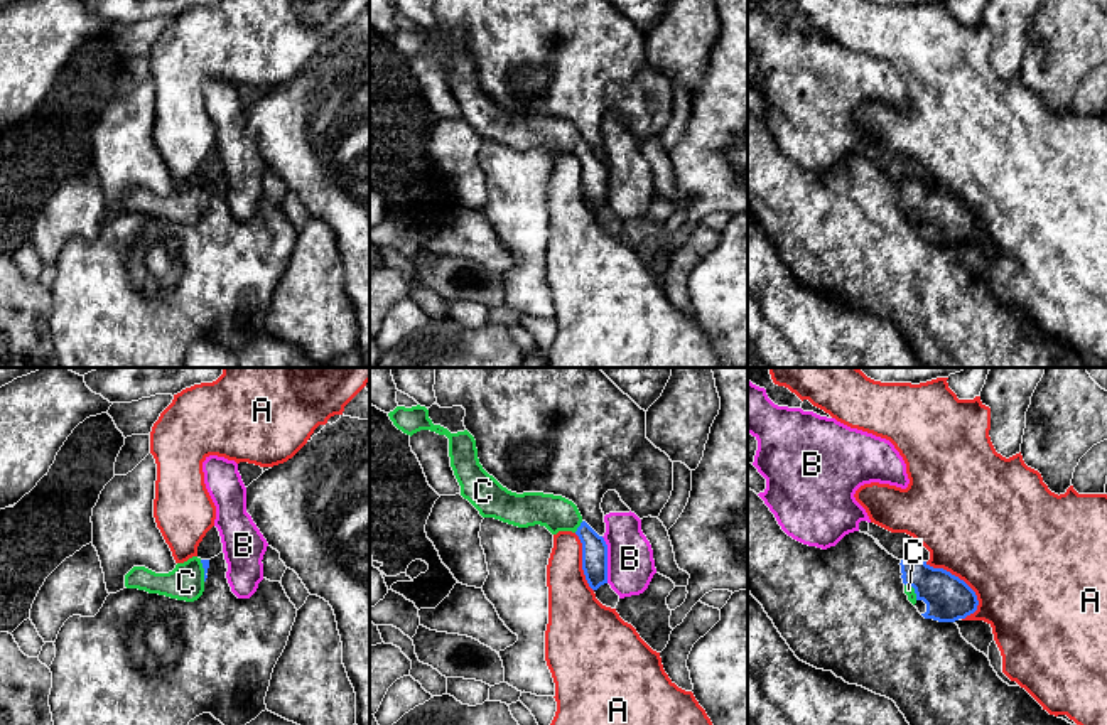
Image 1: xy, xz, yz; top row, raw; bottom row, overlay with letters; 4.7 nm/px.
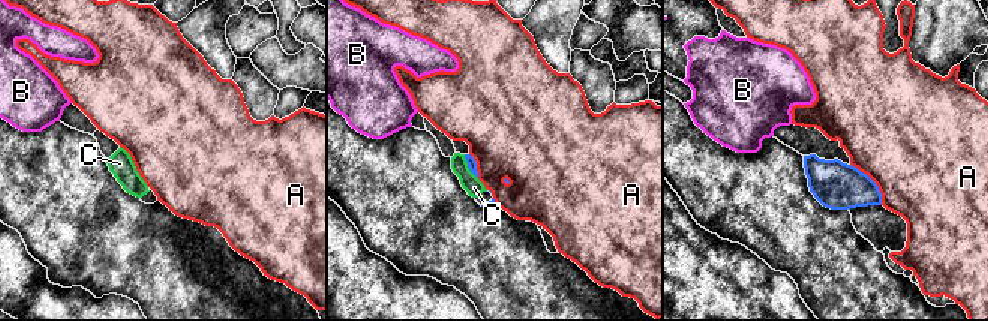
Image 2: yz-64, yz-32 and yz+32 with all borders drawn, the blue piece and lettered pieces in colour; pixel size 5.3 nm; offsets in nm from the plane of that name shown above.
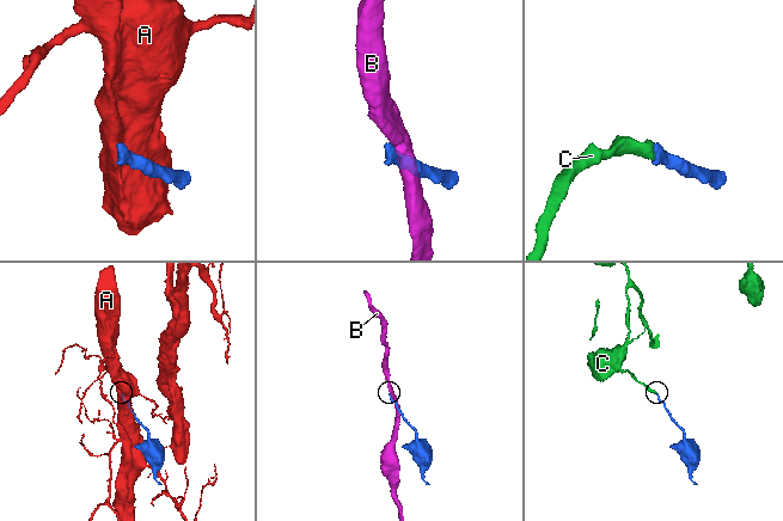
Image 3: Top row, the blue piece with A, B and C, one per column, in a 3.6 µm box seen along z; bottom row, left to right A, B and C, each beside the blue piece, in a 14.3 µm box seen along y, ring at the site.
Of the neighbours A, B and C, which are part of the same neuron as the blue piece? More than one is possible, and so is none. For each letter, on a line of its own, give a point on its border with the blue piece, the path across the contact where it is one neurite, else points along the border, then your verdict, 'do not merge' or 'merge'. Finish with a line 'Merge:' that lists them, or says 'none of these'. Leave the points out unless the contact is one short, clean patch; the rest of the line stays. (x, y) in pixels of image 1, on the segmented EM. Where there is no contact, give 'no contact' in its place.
A: yz (957, 577) | do not merge
B: xz (606, 560) | do not merge
C: xz (579, 526) | across xz (594, 550), (591, 540), (579, 526), (556, 513) | merge
Merge: C

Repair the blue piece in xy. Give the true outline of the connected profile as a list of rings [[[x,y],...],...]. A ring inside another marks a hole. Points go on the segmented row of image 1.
[[[192,556],[184,563],[177,563],[169,573],[155,573],[145,567],[133,567],[125,575],[125,587],[194,602],[204,592],[208,568],[209,560],[201,560],[197,556]]]

